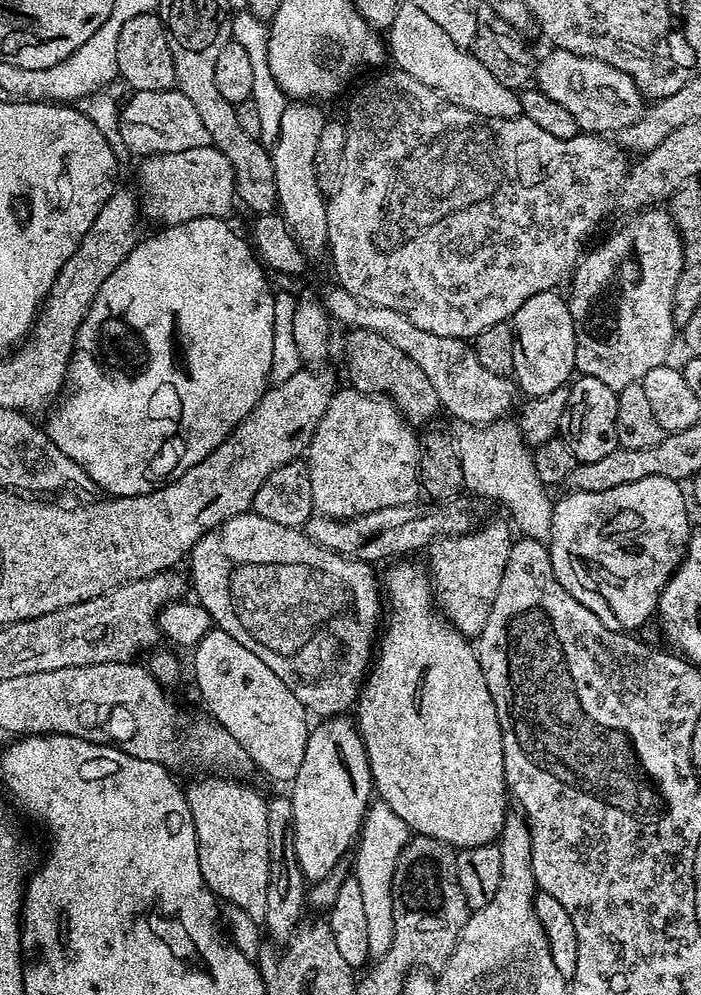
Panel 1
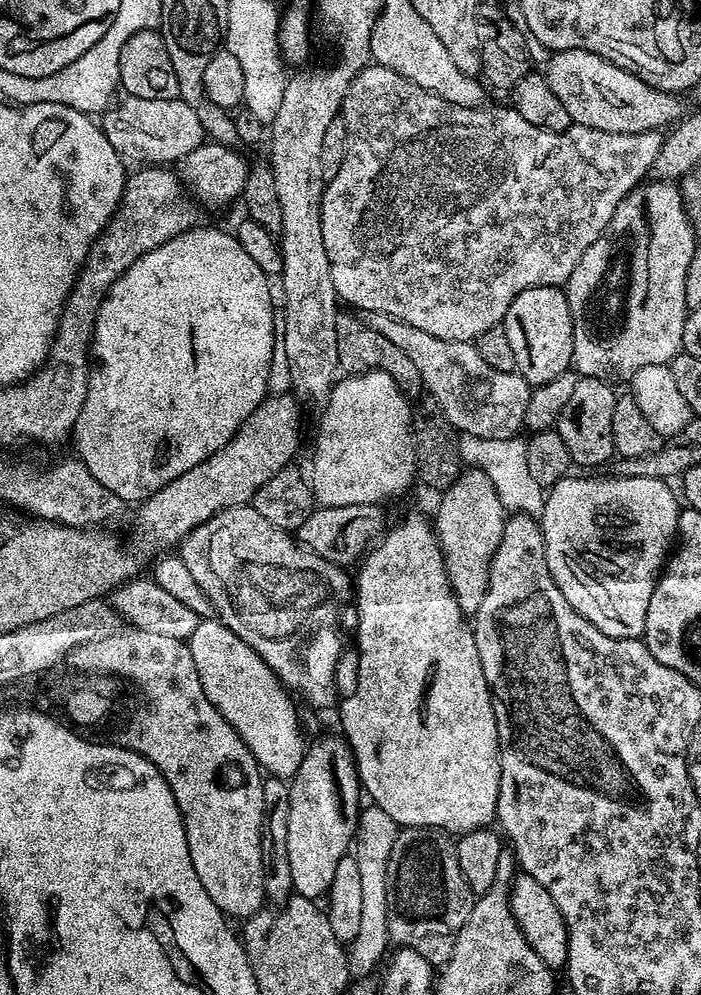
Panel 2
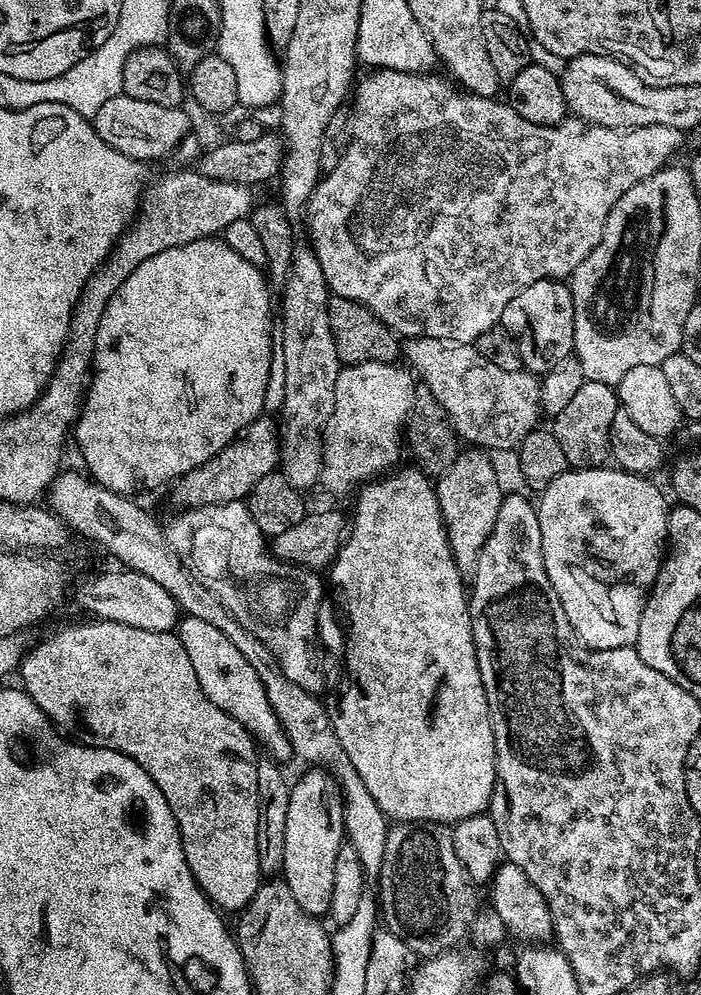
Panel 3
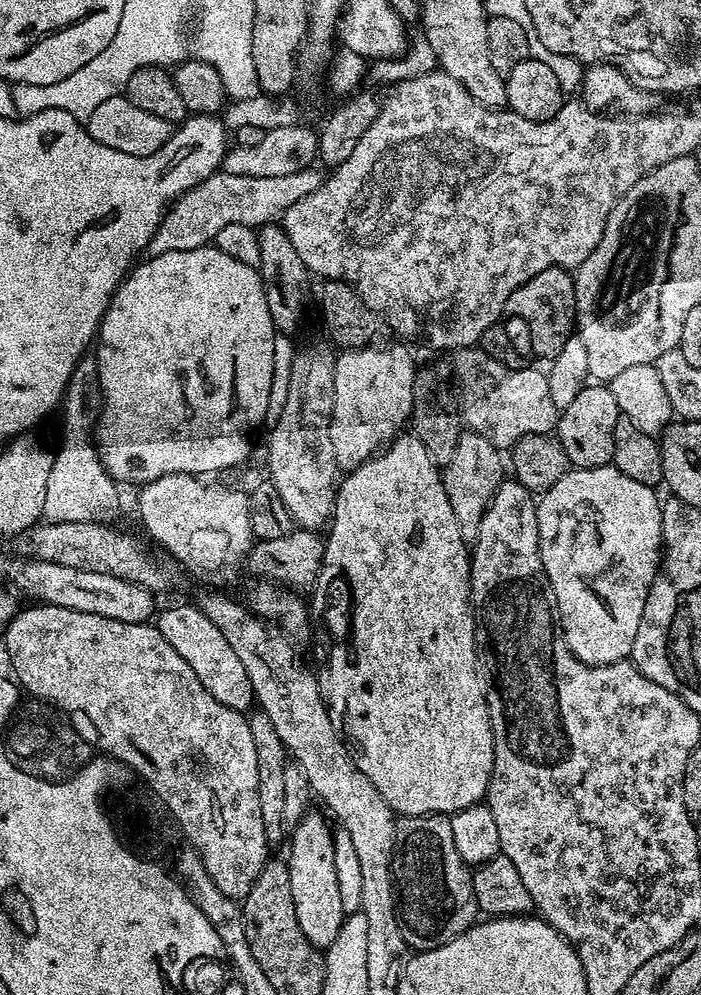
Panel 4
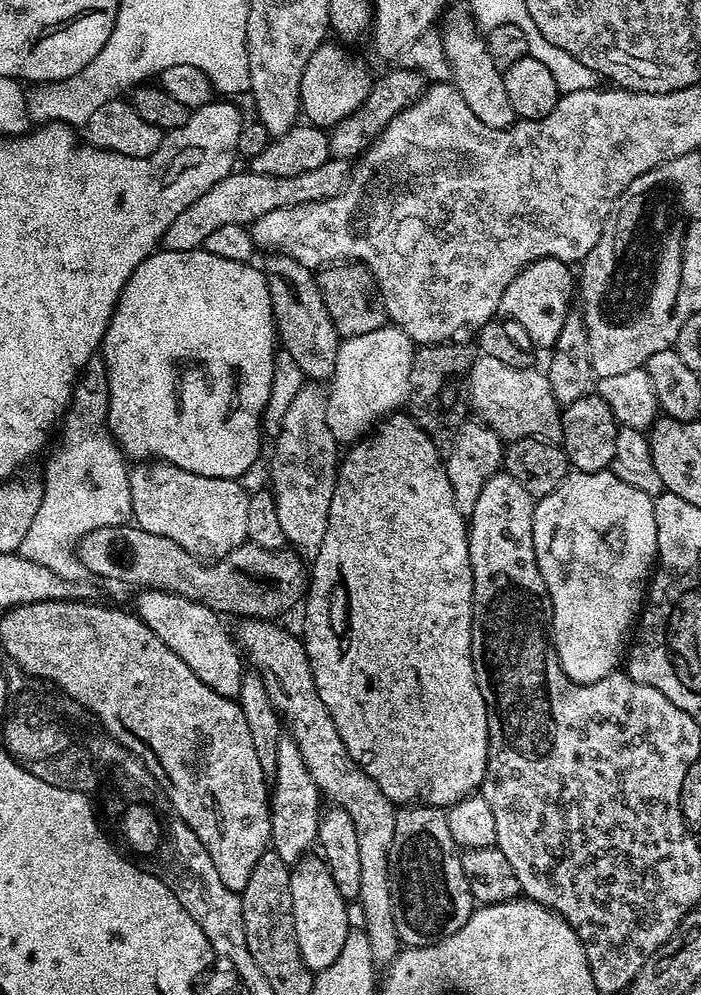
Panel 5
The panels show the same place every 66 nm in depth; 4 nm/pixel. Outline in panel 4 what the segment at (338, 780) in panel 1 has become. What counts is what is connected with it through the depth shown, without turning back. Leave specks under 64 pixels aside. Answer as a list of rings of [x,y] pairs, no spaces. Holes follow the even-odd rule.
[[[307,811],[291,829],[286,863],[290,870],[290,894],[294,898],[294,914],[298,914],[298,926],[302,926],[302,934],[306,934],[313,946],[326,950],[330,942],[338,938],[338,930],[342,930],[346,923],[346,913],[342,910],[338,877],[334,874],[334,828],[331,823],[328,825],[324,821],[325,813],[320,812]]]

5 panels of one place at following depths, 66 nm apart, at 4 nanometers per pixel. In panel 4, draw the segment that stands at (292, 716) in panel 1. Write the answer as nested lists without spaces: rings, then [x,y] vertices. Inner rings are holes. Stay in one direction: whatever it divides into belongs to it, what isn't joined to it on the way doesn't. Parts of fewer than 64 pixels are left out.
[[[195,603],[180,604],[177,608],[168,608],[162,612],[159,613],[160,620],[158,616],[160,632],[166,642],[170,642],[170,646],[174,646],[182,658],[186,658],[190,670],[198,674],[198,682],[202,682],[202,686],[206,686],[206,690],[210,690],[210,694],[222,702],[222,706],[247,713],[254,704],[250,678],[246,674],[246,666],[242,666],[238,654],[234,654],[230,647],[230,642],[222,638],[222,630],[218,630],[218,626],[214,626],[214,622],[210,622],[210,618],[206,618],[206,614],[202,614]]]

